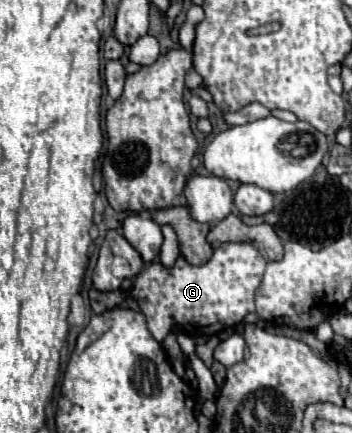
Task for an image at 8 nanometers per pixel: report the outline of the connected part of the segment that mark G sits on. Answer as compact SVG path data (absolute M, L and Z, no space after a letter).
M221 243L213 257L201 265L189 265L183 255L177 257L173 267L165 267L159 261L149 263L135 279L131 297L139 303L141 313L147 319L149 333L155 341L163 341L173 331L183 331L193 339L207 333L219 333L227 327L235 327L247 313L255 313L255 295L261 287L267 261L249 243Z

